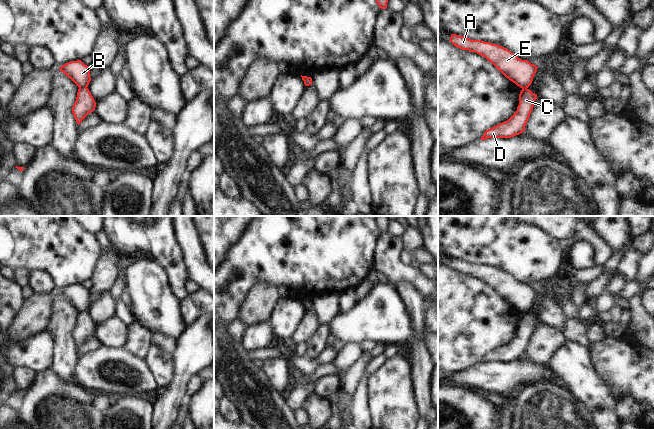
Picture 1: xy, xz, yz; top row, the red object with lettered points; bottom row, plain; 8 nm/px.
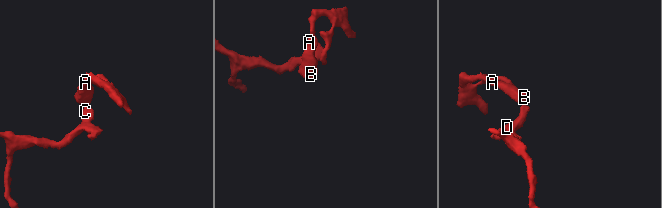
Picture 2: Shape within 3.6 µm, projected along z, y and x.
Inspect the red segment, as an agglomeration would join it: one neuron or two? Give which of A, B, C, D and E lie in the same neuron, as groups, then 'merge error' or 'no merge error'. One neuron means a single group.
A B E / C D; merge error

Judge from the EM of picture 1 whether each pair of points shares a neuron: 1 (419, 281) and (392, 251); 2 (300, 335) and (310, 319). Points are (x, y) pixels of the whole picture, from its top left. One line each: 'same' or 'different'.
1: same
2: same

